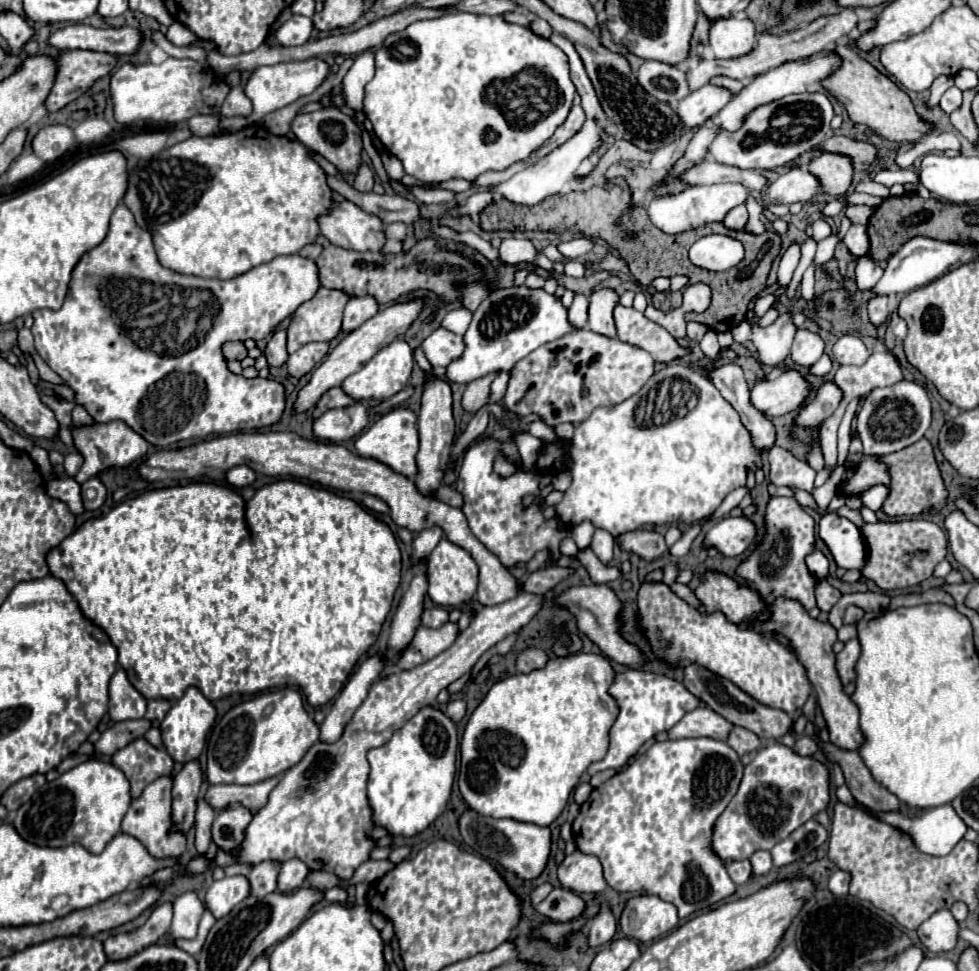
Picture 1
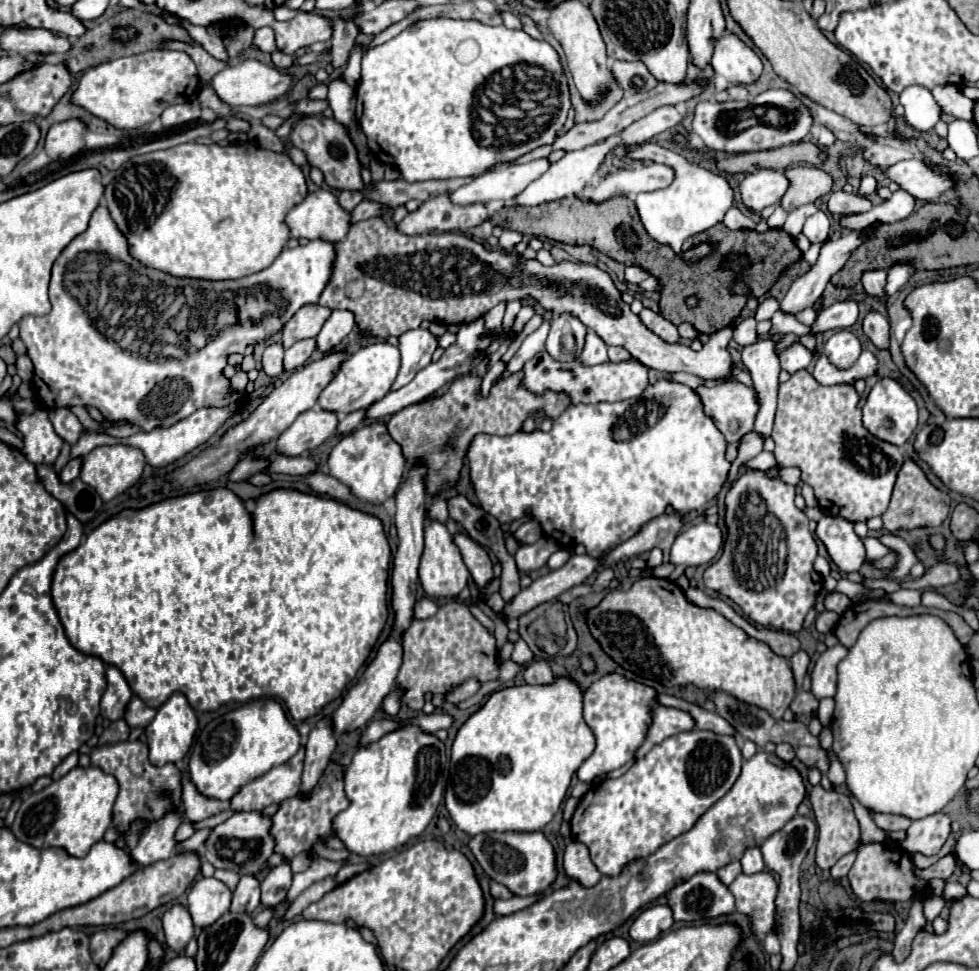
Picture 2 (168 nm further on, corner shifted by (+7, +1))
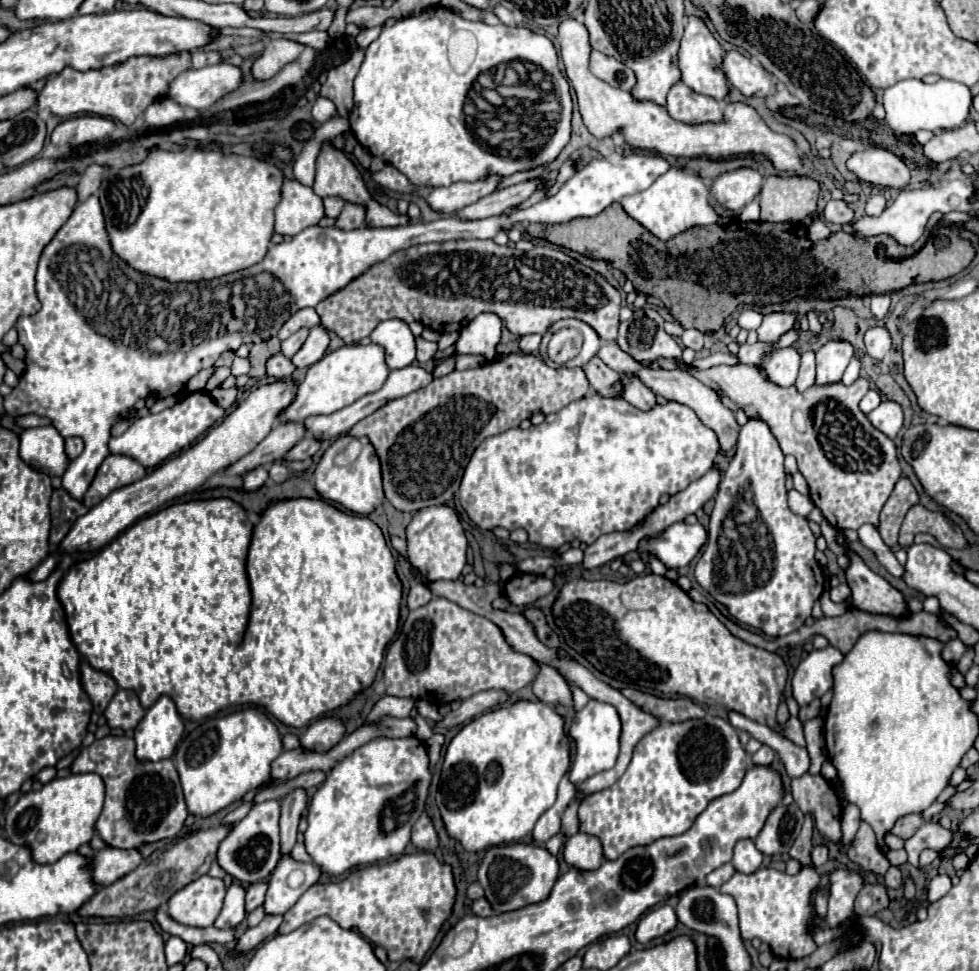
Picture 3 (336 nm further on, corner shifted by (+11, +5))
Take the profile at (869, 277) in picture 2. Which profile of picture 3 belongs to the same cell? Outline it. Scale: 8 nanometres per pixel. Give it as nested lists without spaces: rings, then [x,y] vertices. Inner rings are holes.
[[[890,293],[870,295],[870,307],[872,307],[872,315],[876,319],[884,319],[888,315],[888,309],[890,309]]]

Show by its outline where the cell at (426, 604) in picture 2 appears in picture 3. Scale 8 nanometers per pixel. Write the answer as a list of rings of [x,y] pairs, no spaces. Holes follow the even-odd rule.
[[[412,583],[410,593],[408,593],[408,599],[406,599],[406,605],[412,611],[412,609],[418,609],[418,607],[426,605],[430,599],[432,599],[432,593],[426,587],[422,587],[418,583]]]

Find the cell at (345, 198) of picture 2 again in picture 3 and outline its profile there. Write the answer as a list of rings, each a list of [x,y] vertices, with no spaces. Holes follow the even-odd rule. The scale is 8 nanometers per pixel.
[[[324,197],[324,209],[326,209],[326,217],[338,217],[344,209],[346,201],[340,197]]]

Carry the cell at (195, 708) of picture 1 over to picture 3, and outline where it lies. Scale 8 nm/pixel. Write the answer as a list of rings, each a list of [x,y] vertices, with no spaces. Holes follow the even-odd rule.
[[[164,695],[152,705],[134,729],[136,757],[144,761],[160,761],[172,757],[184,733],[184,721],[176,713],[174,701]]]

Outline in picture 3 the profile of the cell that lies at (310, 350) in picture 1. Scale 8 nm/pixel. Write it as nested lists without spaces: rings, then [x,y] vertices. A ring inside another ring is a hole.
[[[300,329],[294,335],[290,335],[286,341],[282,341],[282,353],[284,353],[284,357],[292,359],[294,353],[304,345],[306,337],[308,337],[308,329]]]

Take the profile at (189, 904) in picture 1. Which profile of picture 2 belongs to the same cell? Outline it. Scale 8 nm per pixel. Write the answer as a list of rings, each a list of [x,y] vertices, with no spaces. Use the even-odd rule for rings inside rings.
[[[182,905],[170,907],[164,913],[162,923],[164,923],[164,933],[166,933],[166,945],[172,951],[184,951],[188,941],[194,937],[194,925],[192,925],[192,917],[188,909]]]

